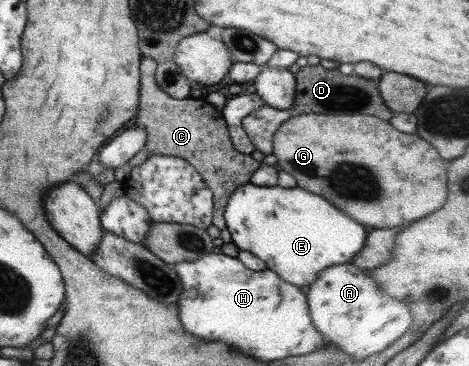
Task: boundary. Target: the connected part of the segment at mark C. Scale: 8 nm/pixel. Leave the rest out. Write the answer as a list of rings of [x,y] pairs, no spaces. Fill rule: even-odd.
[[[141,58],[139,62],[138,108],[135,123],[144,131],[144,147],[149,156],[163,155],[184,159],[190,163],[212,193],[212,224],[225,229],[223,210],[234,187],[250,182],[251,174],[262,164],[250,155],[233,149],[221,112],[204,99],[173,99],[154,80],[157,62]]]

